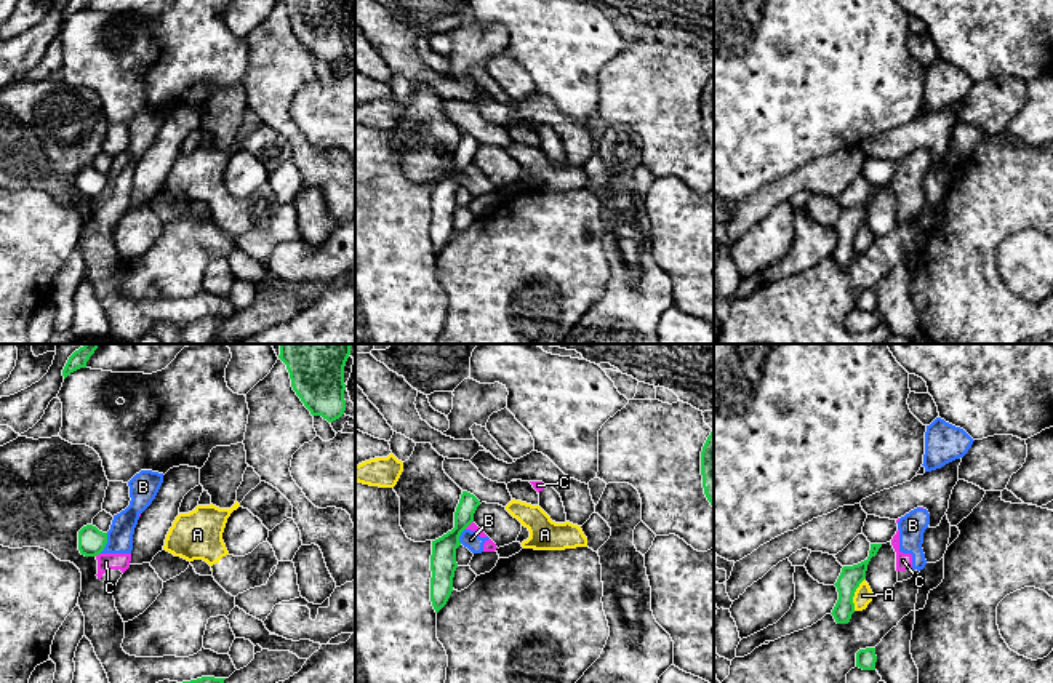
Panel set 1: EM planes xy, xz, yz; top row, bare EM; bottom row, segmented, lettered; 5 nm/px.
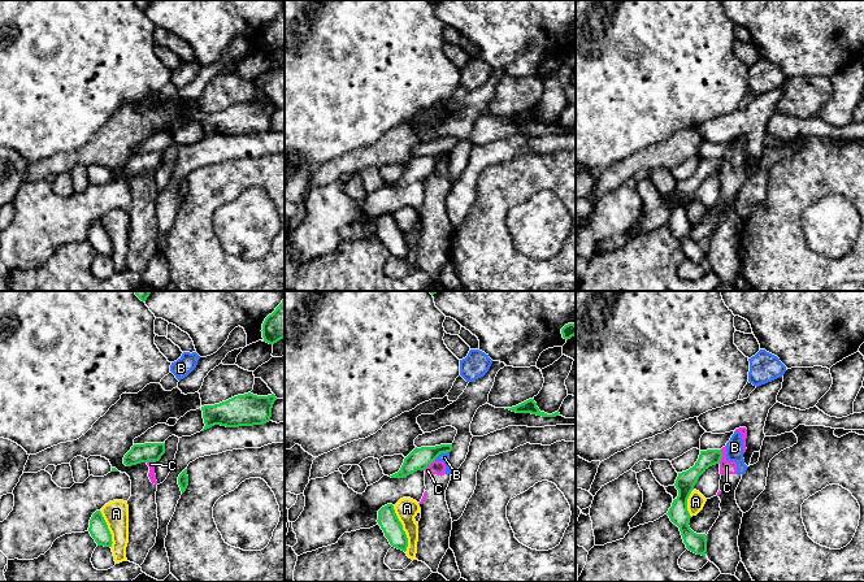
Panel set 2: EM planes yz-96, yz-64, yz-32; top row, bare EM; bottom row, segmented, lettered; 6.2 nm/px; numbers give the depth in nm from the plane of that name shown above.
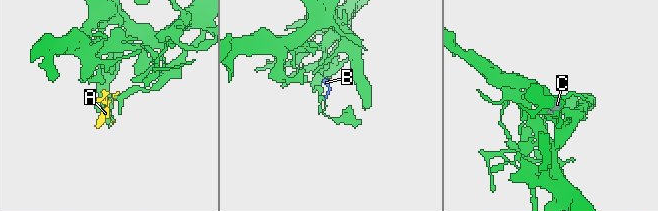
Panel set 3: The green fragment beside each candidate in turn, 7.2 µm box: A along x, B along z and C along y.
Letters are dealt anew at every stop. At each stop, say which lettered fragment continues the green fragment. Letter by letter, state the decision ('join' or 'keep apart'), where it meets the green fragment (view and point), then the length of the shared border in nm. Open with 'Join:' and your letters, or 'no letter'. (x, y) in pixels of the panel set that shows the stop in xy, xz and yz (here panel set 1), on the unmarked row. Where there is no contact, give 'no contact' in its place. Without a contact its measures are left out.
Join: no letter
A: keep apart; meets green in yz at (853, 235); contact 180 nm long
B: keep apart; meets green in xy at (106, 184); contact 110 nm long
C: keep apart; meets green in xy at (96, 195); contact 40 nm long

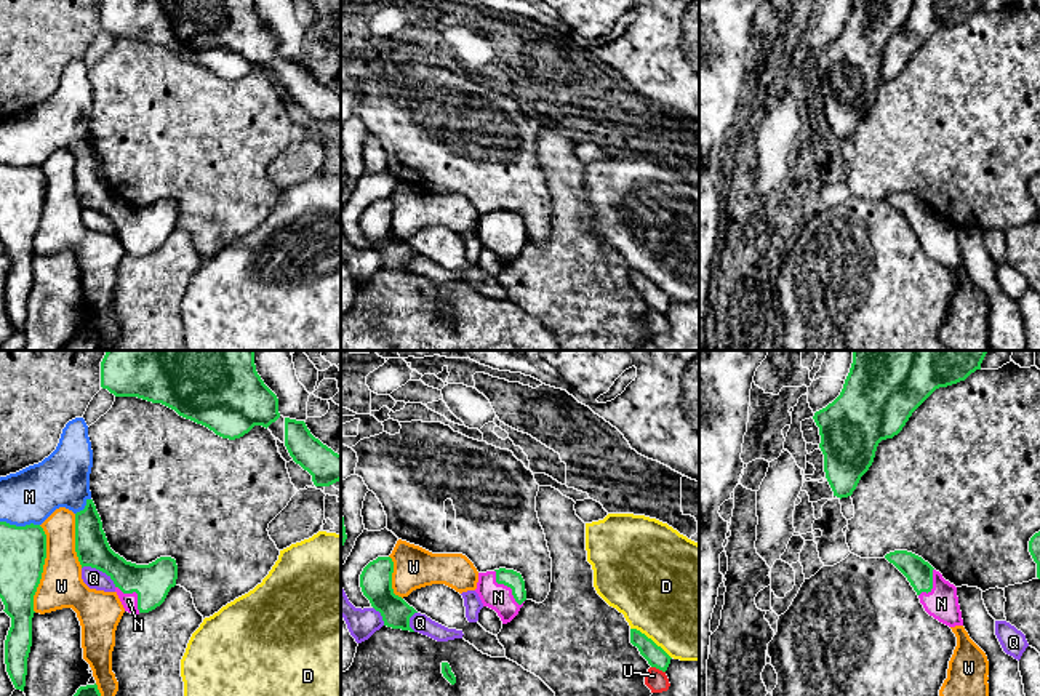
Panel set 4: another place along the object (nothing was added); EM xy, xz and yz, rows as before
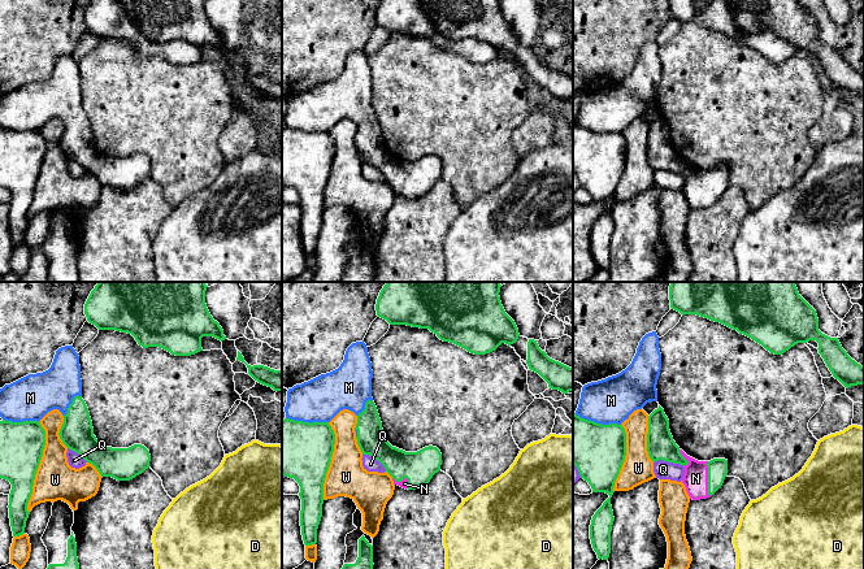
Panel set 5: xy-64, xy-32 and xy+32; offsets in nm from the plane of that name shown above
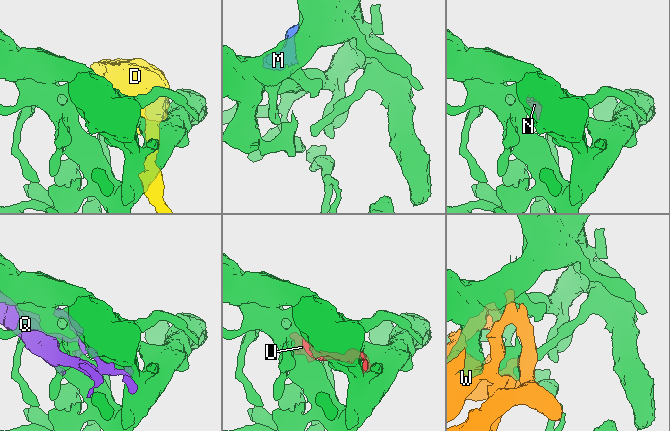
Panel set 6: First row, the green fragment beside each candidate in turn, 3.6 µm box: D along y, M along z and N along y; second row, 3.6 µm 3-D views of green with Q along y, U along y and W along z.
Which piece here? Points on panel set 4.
Join: M, N
D: keep apart; meets green in xz at (650, 280); contact 260 nm long
M: join; meets green in xy at (20, 168); contact 200 nm long
N: join; meets green in xz at (506, 226); contact 220 nm long
Q: keep apart; meets green in xy at (100, 212); contact 200 nm long
U: keep apart; meets green in xz at (658, 309); contact 80 nm long
W: keep apart; meets green in xy at (42, 210); contact 440 nm long

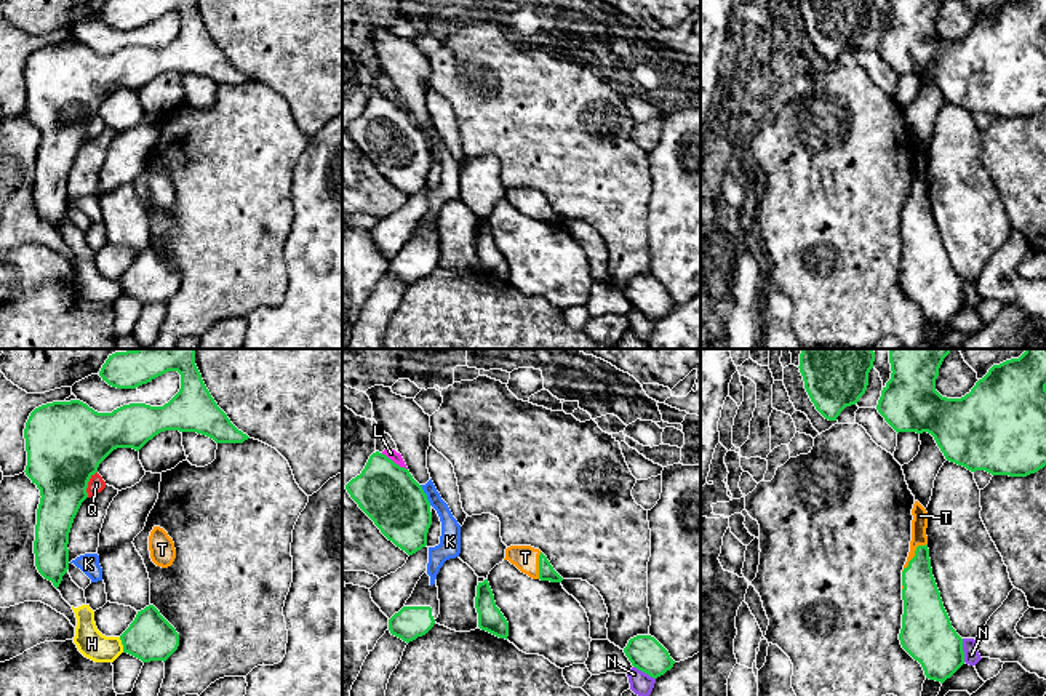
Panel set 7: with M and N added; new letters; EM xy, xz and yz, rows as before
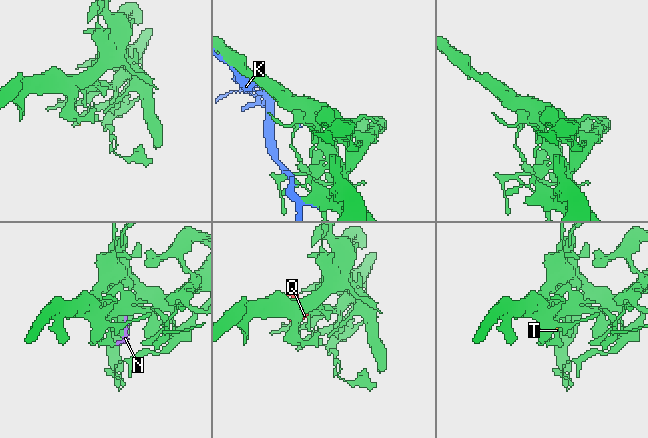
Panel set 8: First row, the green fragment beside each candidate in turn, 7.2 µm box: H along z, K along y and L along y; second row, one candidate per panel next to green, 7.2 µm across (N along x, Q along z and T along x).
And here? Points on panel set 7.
Join: T
H: keep apart; meets green in xy at (122, 285); contact 80 nm long
K: keep apart; meets green in xz at (426, 136); contact 120 nm long
L: keep apart; meets green in xz at (392, 103); contact 160 nm long
N: keep apart; meets green in yz at (962, 292); contact 120 nm long
Q: keep apart; meets green in xy at (87, 125); contact 140 nm long
T: join; meets green in yz at (915, 197); contact 200 nm long

